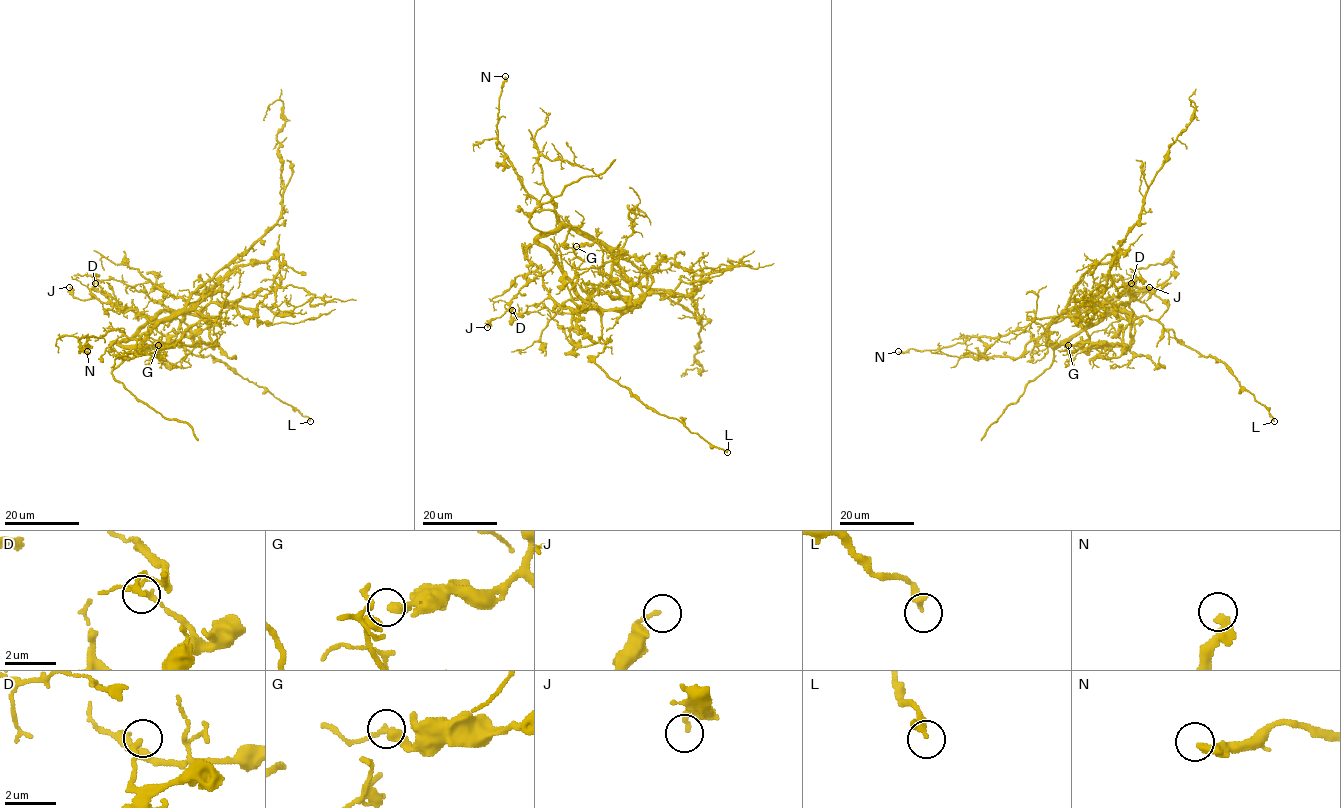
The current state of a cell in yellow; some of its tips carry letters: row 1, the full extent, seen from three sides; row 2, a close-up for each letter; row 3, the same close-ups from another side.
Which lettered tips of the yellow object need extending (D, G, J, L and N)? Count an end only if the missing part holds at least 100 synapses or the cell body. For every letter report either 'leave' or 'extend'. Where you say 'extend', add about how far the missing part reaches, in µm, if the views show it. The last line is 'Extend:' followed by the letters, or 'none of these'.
D: leave
G: leave
J: leave
L: leave
N: leave
Extend: none of these

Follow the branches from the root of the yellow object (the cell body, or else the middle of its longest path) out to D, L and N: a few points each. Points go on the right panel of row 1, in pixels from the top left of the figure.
D: (1083, 304), (1069, 308), (1051, 325), (1089, 309), (1123, 307), (1138, 291), (1131, 283)
L: (1083, 304), (1100, 304), (1129, 290), (1131, 314), (1156, 319), (1182, 344), (1219, 359), (1274, 421)
N: (1083, 304), (1069, 308), (1035, 338), (1028, 331), (1014, 330), (994, 337), (972, 336), (933, 350), (898, 351)

